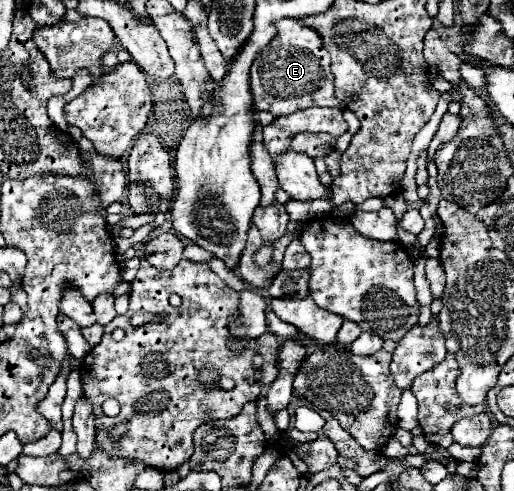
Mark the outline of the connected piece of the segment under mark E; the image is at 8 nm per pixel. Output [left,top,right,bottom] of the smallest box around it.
[250,18,342,116]

